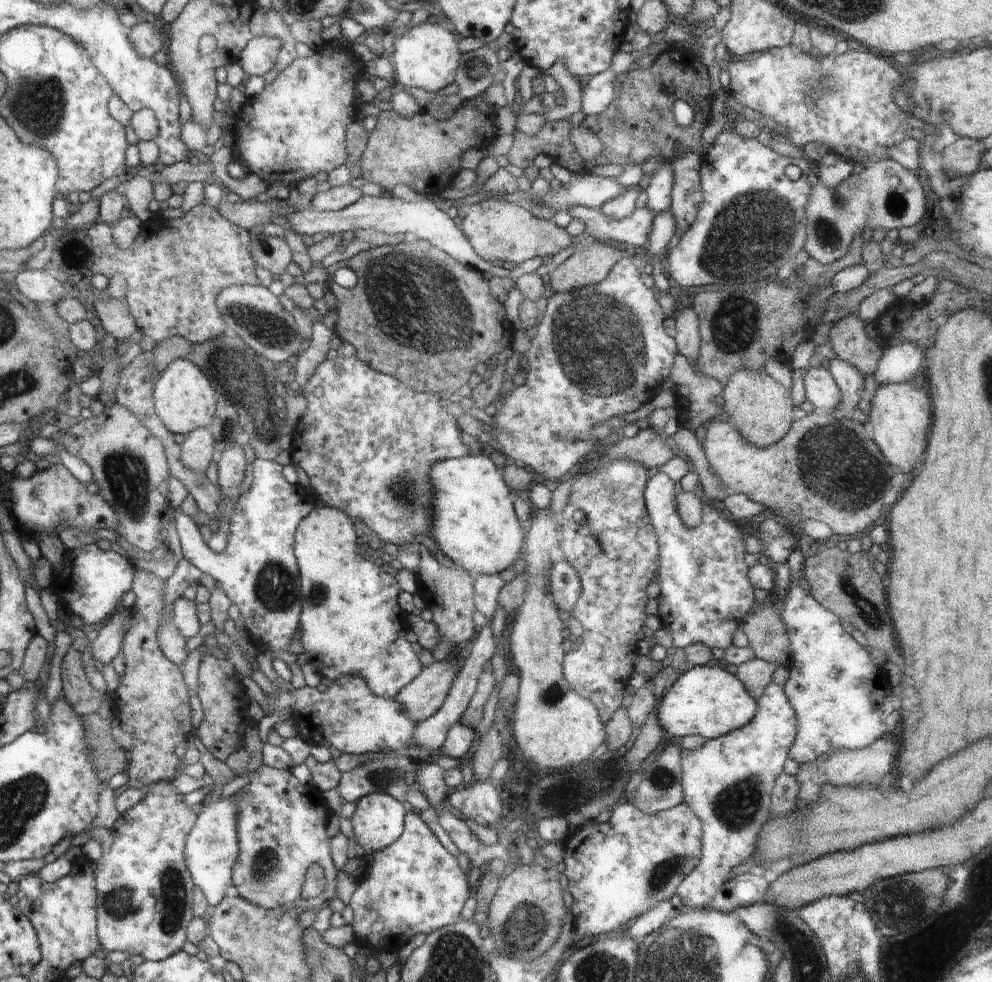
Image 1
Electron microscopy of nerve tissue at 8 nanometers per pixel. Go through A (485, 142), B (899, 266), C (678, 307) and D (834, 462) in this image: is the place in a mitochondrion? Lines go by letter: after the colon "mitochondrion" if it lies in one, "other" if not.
A: other
B: other
C: other
D: mitochondrion

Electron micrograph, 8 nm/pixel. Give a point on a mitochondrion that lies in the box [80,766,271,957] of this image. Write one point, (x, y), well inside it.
(120, 902)

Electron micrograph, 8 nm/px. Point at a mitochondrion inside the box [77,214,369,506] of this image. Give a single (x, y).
(236, 369)

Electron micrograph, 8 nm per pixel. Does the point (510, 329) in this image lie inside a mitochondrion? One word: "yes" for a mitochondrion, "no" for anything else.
no

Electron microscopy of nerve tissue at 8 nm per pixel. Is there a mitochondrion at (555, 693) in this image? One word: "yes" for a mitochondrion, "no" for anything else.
yes

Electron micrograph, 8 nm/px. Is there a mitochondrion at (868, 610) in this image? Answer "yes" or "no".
yes

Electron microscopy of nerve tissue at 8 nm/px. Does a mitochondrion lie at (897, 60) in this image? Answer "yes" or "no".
no

